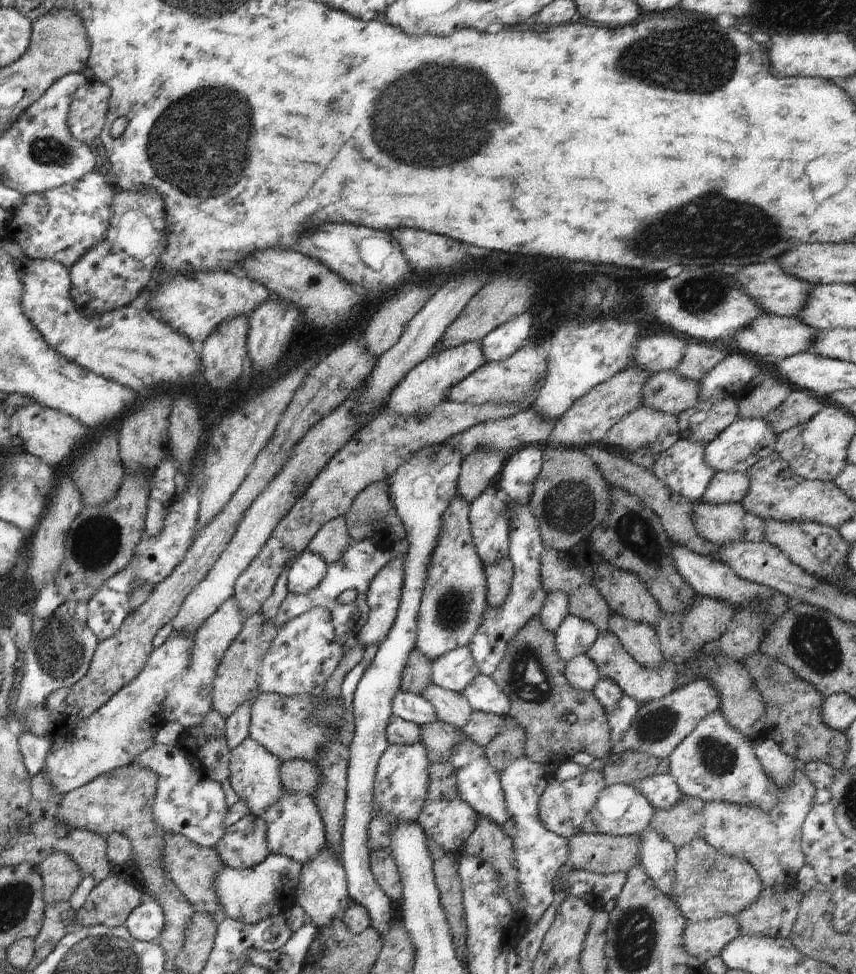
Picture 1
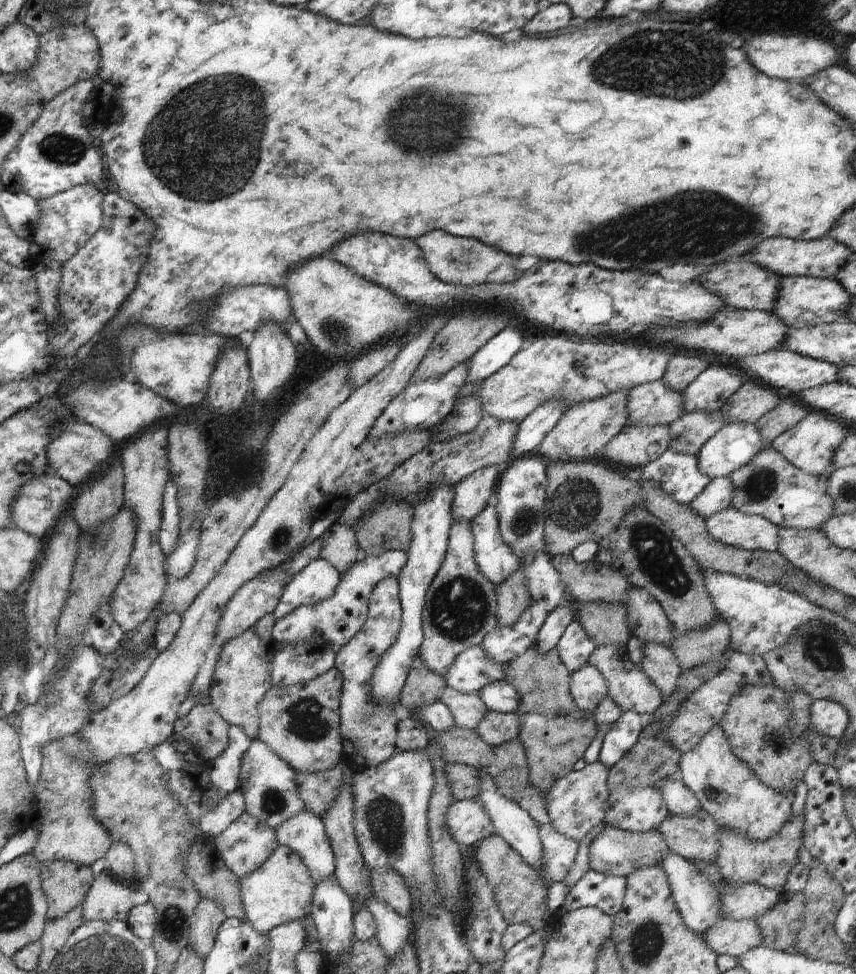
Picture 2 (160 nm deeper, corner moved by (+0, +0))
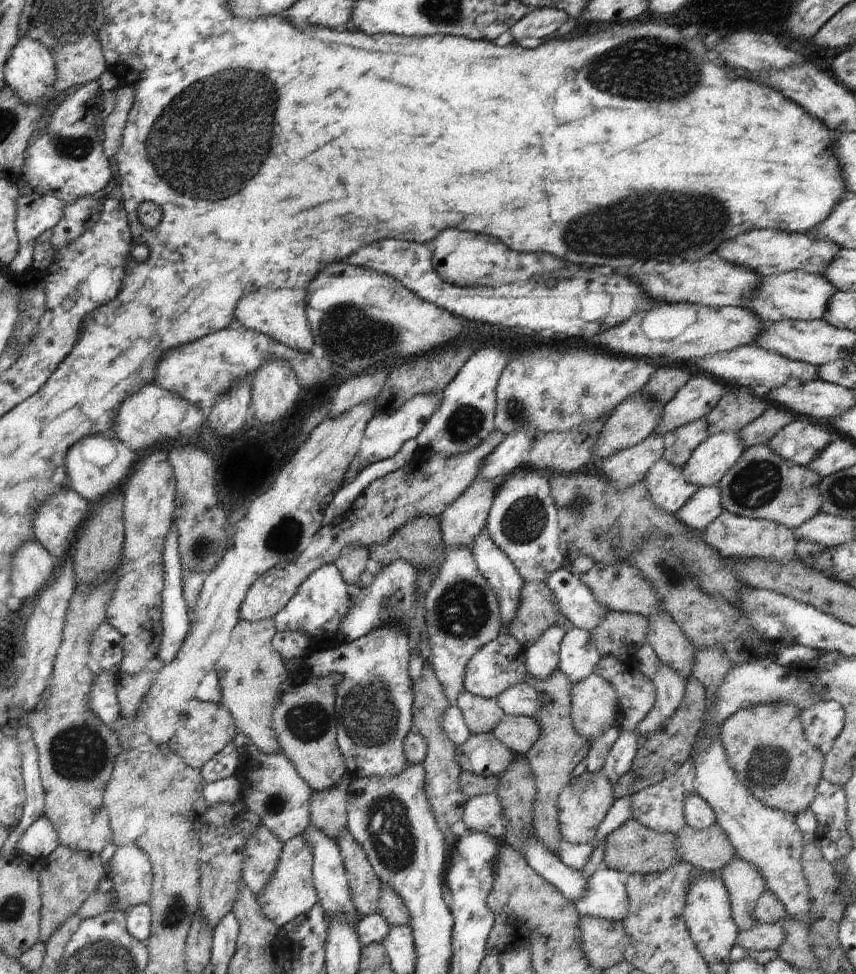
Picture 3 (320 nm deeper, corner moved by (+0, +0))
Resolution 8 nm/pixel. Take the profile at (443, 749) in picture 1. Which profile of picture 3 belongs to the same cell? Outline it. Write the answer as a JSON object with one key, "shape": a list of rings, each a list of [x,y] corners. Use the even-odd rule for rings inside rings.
{"shape":[[[471,733],[470,738],[455,748],[456,762],[464,771],[470,771],[483,777],[498,776],[512,764],[514,753],[502,744],[494,733]]]}

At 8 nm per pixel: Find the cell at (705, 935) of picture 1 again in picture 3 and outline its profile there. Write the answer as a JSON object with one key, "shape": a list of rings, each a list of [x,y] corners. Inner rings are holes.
{"shape":[[[756,923],[752,928],[739,931],[737,942],[745,952],[777,950],[785,939],[783,924]]]}

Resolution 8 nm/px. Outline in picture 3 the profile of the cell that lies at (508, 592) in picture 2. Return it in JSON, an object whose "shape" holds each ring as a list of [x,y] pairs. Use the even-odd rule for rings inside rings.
{"shape":[[[523,583],[519,597],[515,619],[506,632],[524,648],[536,642],[552,625],[560,625],[566,633],[574,628],[555,605],[554,593],[546,583]]]}

